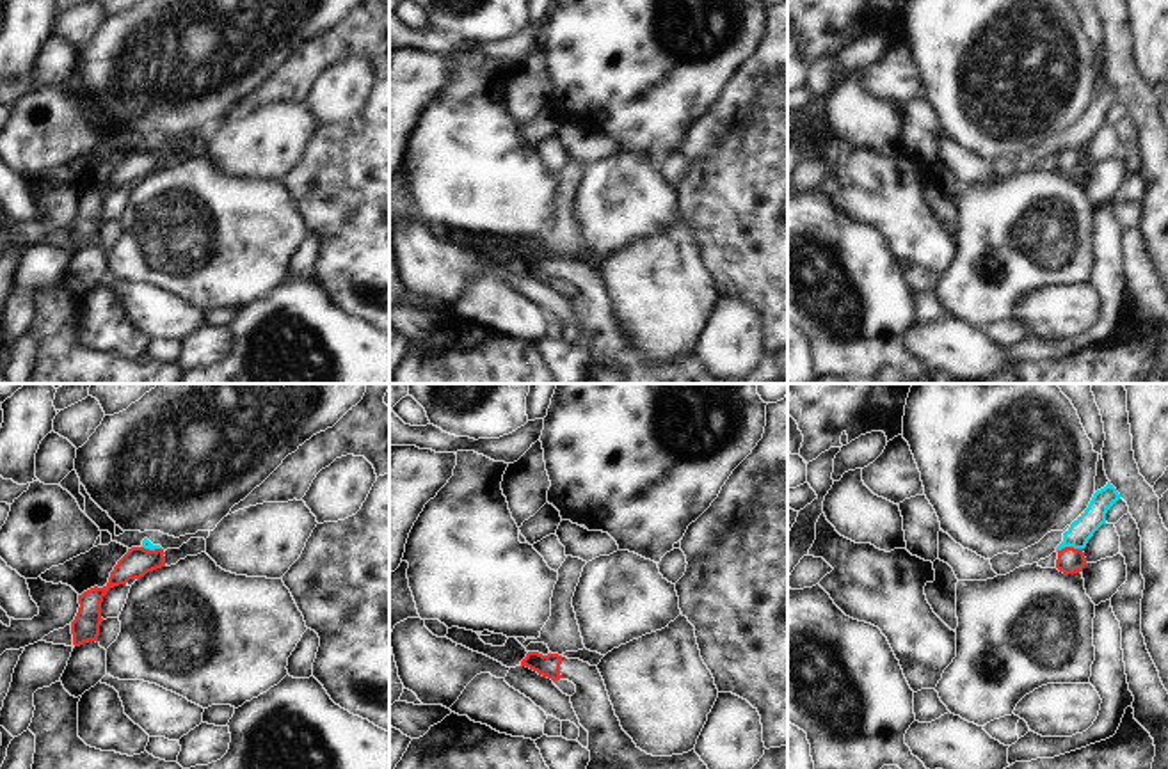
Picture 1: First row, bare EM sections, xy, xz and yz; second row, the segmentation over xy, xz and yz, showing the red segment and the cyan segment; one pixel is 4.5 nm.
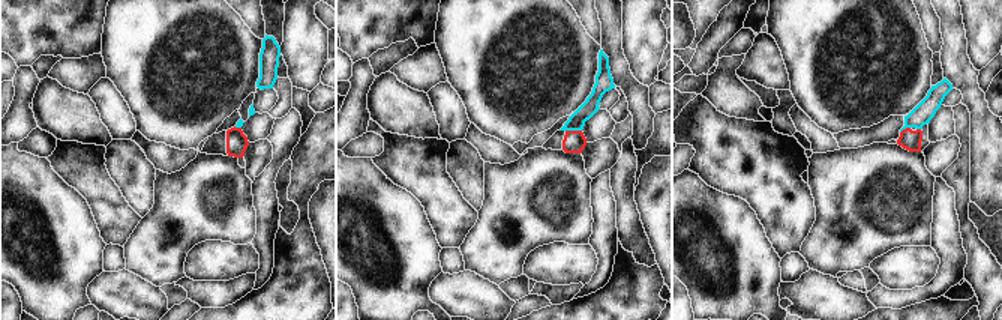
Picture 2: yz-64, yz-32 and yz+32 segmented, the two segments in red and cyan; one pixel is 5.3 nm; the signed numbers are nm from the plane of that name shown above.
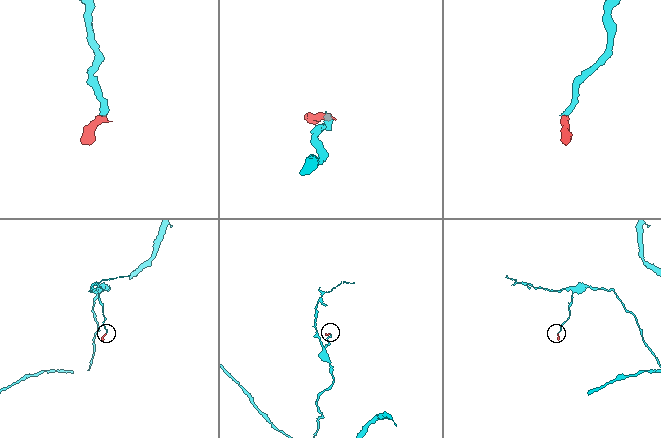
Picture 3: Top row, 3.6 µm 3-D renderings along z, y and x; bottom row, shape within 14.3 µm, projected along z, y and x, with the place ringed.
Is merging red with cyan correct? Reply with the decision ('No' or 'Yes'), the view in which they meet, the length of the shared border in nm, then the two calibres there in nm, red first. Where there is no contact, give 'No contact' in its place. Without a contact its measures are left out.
No. Touches red in yz. Shared border 120 nm. Thickness 120 nm (red) against 110 nm.

